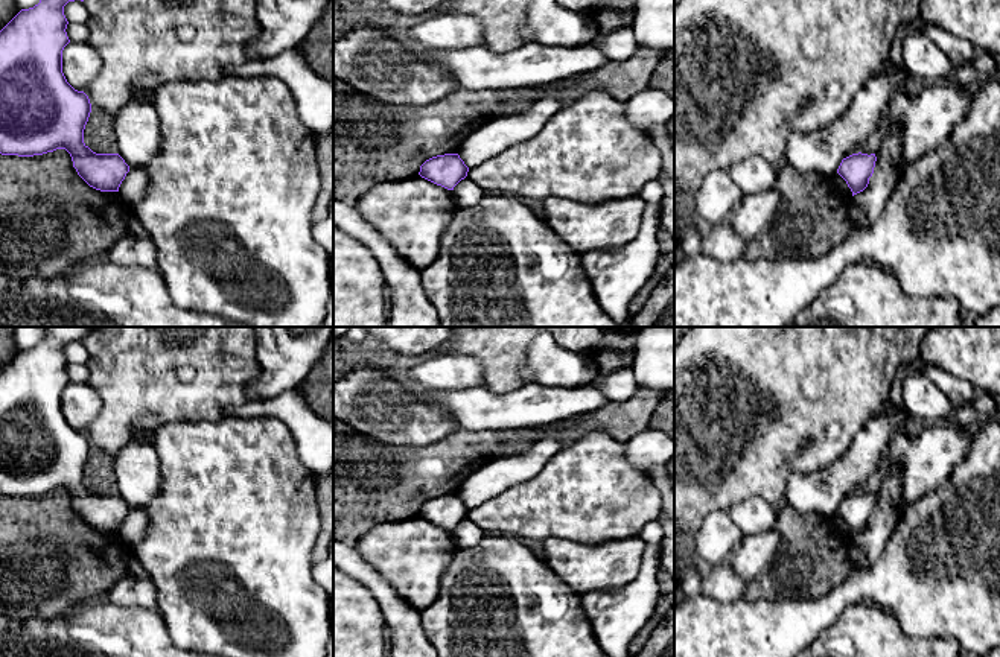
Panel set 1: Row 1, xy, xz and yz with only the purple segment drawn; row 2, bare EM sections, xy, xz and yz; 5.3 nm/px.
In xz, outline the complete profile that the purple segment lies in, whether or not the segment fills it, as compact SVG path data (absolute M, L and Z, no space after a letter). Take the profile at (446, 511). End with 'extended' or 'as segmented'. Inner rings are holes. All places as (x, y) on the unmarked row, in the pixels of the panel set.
M444 494L426 500L420 506L419 516L437 526L454 531L467 517L467 513L469 508L458 494Z | as segmented

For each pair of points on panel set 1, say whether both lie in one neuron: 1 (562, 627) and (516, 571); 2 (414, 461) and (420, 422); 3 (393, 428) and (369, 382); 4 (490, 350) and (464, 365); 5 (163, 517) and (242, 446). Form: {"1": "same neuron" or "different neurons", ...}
{"1": "same neuron", "2": "different neurons", "3": "same neuron", "4": "different neurons", "5": "same neuron"}

